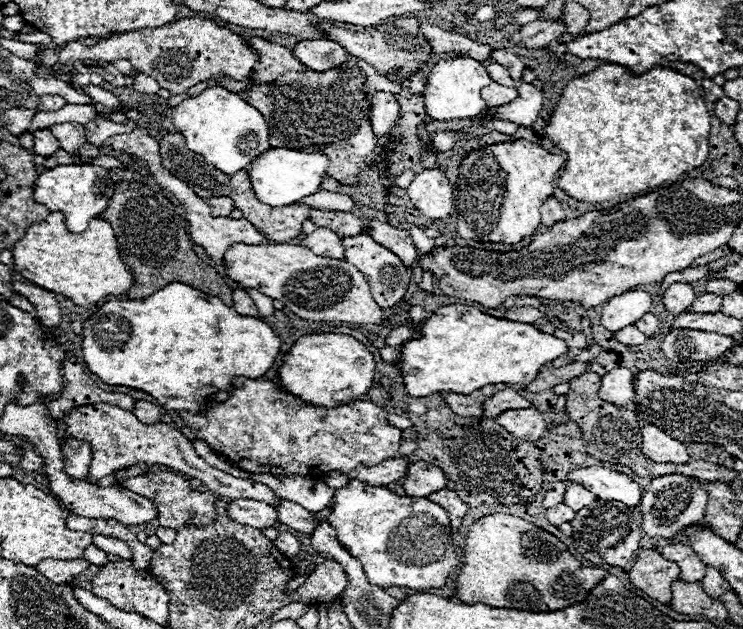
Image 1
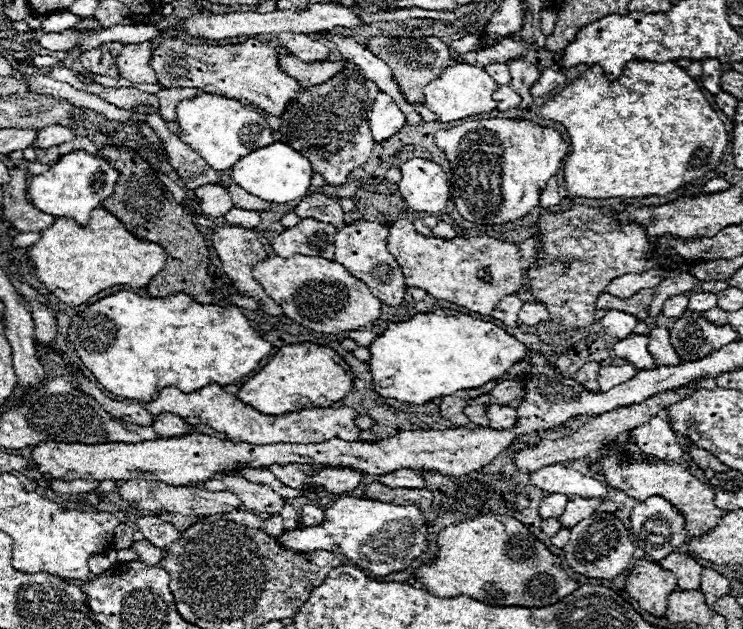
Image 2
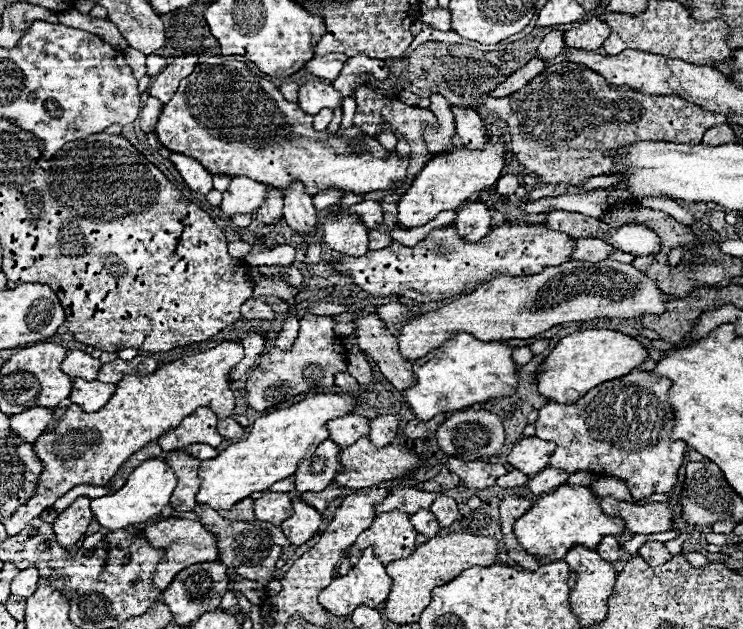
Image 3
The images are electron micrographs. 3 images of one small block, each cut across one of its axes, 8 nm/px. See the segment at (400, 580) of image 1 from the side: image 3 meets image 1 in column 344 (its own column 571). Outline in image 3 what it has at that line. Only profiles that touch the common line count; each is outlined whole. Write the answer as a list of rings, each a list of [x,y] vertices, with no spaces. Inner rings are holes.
[[[562,484],[552,494],[542,496],[522,518],[518,518],[514,524],[514,534],[528,554],[546,558],[550,562],[562,560],[574,546],[596,550],[604,536],[622,536],[626,532],[624,520],[606,516],[598,504],[598,496],[594,496],[594,492],[590,492],[586,486],[570,488],[568,484]]]

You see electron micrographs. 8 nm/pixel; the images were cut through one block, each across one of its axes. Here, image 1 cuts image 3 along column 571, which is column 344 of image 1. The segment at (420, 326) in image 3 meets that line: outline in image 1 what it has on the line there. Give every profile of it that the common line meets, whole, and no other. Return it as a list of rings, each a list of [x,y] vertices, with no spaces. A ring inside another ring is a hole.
[[[234,244],[224,256],[226,272],[244,288],[254,288],[280,300],[290,312],[312,322],[380,324],[382,308],[372,298],[362,272],[346,260],[322,258],[298,244]]]

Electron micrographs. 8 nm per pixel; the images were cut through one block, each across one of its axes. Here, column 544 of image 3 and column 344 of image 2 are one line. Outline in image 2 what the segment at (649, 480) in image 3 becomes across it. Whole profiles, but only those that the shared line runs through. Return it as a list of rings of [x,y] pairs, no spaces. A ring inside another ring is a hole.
[[[208,384],[206,388],[198,392],[184,394],[178,388],[170,386],[160,392],[158,398],[146,402],[146,410],[156,416],[160,412],[178,414],[182,418],[198,416],[202,424],[212,426],[216,432],[224,434],[230,442],[248,442],[248,444],[276,444],[276,442],[292,442],[292,444],[314,444],[314,442],[326,442],[330,438],[342,438],[348,442],[360,440],[360,428],[356,426],[354,418],[360,414],[354,408],[338,406],[338,408],[308,408],[304,412],[286,412],[280,416],[268,416],[262,412],[256,412],[250,404],[244,404],[234,394],[226,392],[220,384]]]

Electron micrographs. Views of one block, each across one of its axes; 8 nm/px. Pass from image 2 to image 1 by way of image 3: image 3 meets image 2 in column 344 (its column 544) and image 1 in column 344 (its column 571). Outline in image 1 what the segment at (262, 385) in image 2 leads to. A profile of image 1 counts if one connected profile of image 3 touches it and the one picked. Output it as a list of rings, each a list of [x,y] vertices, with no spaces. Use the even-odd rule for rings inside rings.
[[[312,334],[302,336],[284,356],[284,362],[278,370],[278,386],[284,392],[298,396],[300,400],[312,406],[336,408],[338,404],[354,402],[356,396],[362,396],[370,386],[376,374],[374,356],[364,344],[354,340],[348,334]]]

